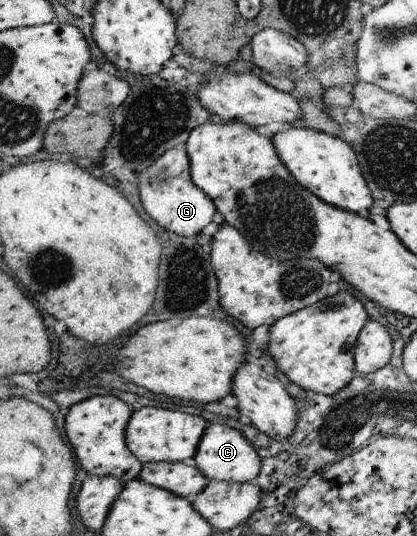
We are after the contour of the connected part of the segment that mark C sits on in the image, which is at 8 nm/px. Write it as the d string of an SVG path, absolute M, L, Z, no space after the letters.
M221 423L211 424L207 426L206 433L199 443L198 453L191 462L203 471L209 481L224 480L228 483L252 481L260 473L260 457L250 443L246 432L236 431L236 428Z

